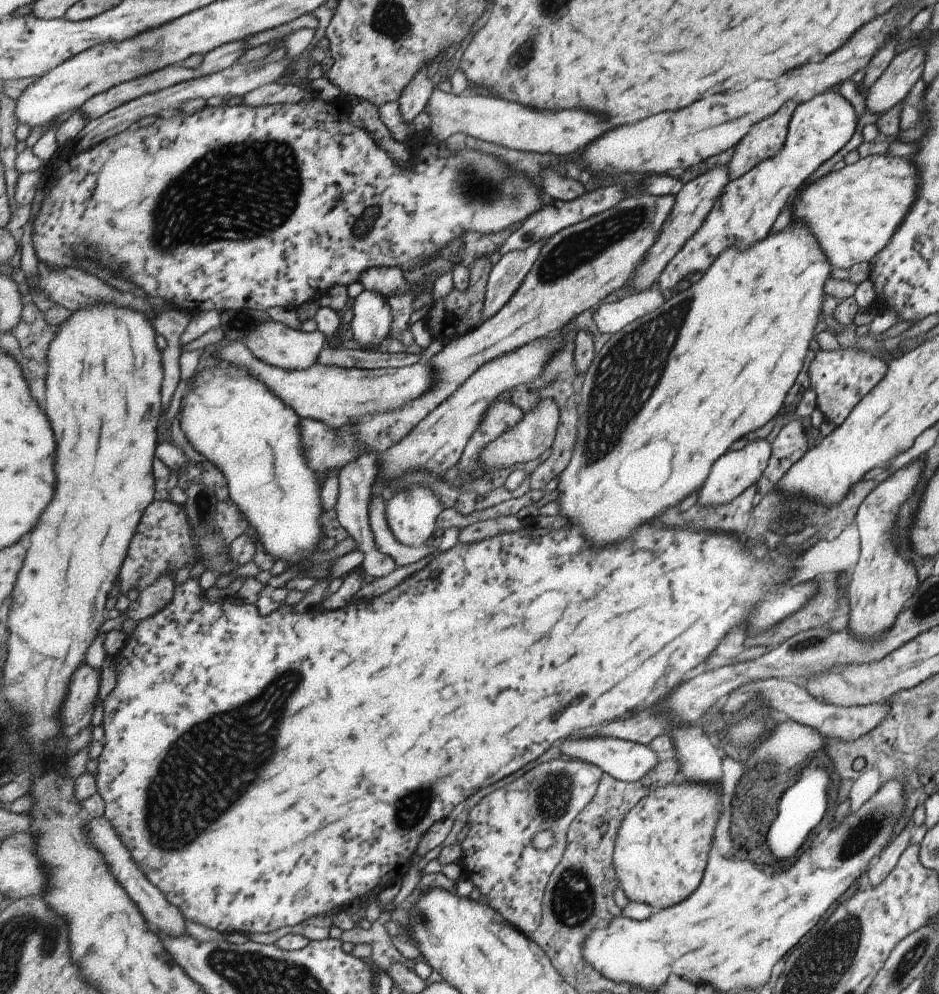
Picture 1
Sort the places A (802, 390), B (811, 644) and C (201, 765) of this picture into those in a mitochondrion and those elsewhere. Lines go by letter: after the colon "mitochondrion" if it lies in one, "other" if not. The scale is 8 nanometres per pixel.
A: other
B: mitochondrion
C: mitochondrion

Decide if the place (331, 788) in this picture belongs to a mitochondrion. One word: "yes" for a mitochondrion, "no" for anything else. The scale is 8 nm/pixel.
no

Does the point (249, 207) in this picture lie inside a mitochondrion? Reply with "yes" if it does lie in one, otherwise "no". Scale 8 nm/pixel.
yes

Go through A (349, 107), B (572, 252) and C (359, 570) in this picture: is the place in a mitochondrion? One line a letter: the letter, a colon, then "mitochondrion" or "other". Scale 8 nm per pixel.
A: other
B: mitochondrion
C: other

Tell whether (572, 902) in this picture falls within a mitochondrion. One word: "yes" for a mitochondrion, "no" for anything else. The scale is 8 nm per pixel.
yes

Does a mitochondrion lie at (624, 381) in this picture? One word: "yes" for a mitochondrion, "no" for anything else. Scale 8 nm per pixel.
yes

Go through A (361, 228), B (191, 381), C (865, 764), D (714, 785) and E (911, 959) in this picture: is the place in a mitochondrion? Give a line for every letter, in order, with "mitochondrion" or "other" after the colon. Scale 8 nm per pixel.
A: mitochondrion
B: other
C: other
D: other
E: mitochondrion

